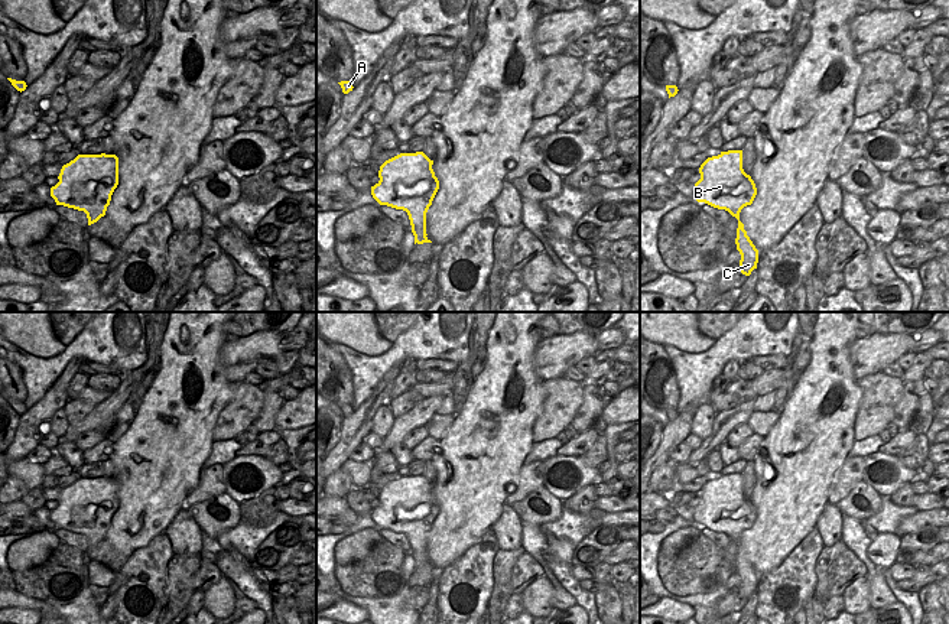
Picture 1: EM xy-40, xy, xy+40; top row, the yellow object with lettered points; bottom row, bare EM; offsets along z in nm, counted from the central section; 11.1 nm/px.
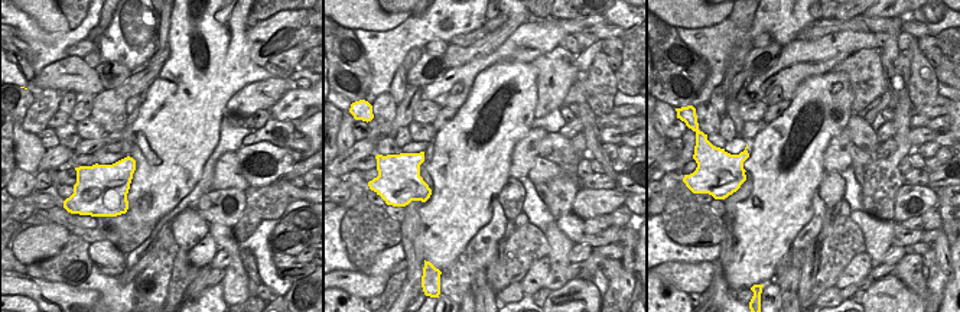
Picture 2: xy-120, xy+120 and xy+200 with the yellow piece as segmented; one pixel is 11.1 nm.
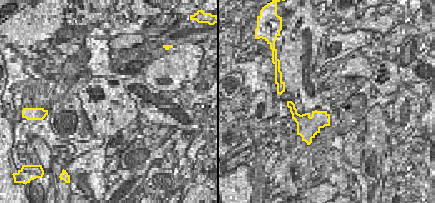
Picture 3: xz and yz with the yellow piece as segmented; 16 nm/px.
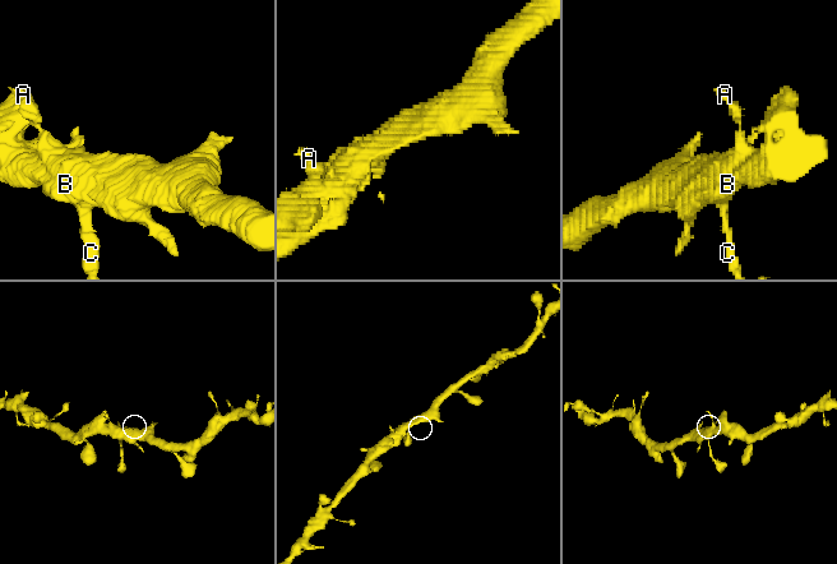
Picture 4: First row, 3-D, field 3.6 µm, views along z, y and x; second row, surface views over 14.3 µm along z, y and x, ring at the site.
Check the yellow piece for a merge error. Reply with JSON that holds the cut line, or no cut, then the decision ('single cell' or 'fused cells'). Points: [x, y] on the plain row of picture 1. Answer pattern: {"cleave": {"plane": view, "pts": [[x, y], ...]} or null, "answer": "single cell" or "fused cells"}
{"cleave": null, "answer": "single cell"}

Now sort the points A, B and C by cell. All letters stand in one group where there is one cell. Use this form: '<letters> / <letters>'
A B C

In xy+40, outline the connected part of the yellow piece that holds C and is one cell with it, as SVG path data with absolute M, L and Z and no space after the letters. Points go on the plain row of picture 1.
M742 474L721 475L708 481L699 491L701 503L695 507L693 521L714 532L725 533L738 543L737 573L741 578L740 595L750 599L758 586L758 573L747 559L740 536L751 529L757 511L742 493Z

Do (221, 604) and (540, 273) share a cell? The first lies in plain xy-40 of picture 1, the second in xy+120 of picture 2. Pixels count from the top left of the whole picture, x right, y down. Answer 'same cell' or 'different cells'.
same cell

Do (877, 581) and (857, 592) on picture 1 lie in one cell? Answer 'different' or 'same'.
different

